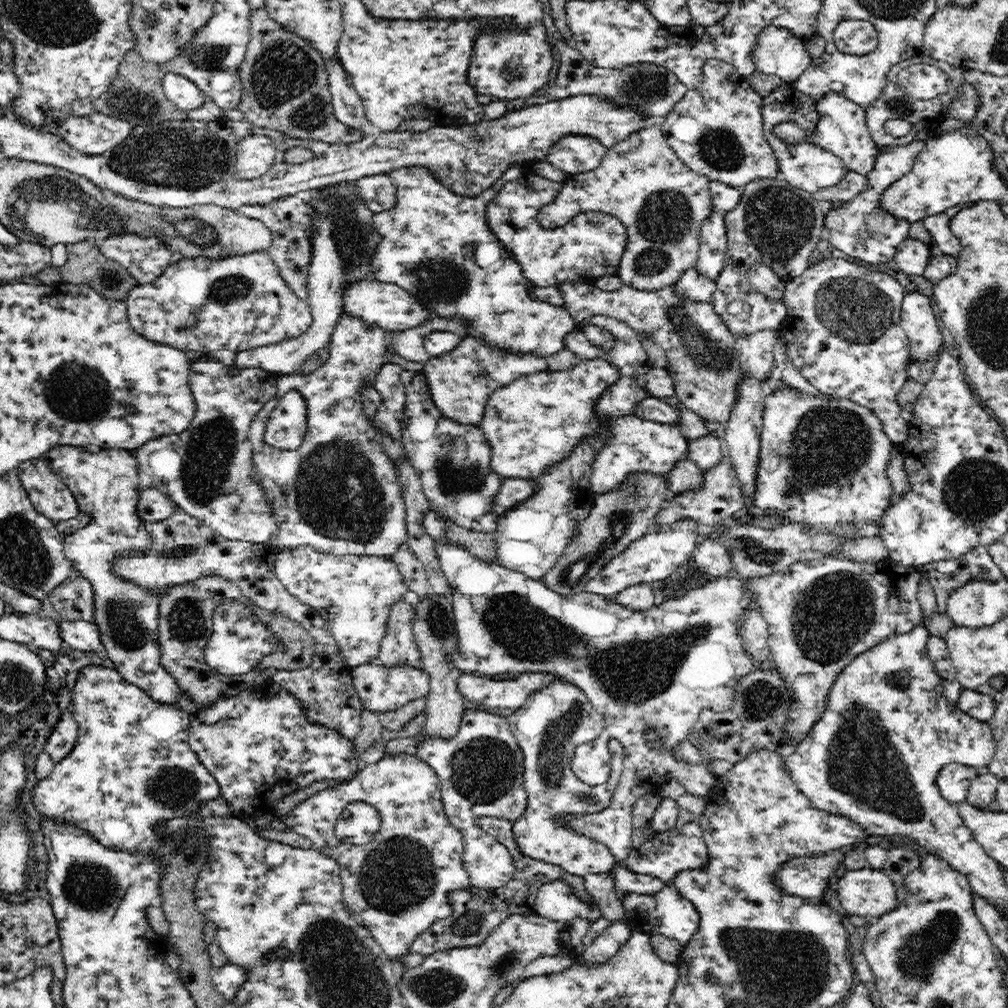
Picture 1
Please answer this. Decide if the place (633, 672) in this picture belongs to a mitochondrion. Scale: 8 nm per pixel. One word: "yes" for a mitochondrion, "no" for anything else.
yes

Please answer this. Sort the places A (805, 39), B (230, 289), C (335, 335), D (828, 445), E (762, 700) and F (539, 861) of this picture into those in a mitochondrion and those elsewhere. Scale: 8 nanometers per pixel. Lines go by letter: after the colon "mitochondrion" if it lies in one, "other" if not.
A: other
B: mitochondrion
C: other
D: mitochondrion
E: mitochondrion
F: other

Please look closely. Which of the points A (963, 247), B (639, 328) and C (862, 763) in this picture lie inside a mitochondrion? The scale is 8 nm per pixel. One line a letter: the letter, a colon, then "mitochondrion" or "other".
A: other
B: other
C: mitochondrion

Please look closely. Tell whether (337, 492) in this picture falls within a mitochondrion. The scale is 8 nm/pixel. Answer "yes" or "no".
yes

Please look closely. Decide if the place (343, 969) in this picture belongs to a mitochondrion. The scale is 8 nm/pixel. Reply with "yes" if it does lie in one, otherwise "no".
yes

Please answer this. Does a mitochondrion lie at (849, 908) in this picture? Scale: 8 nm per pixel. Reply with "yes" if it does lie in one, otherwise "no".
no

